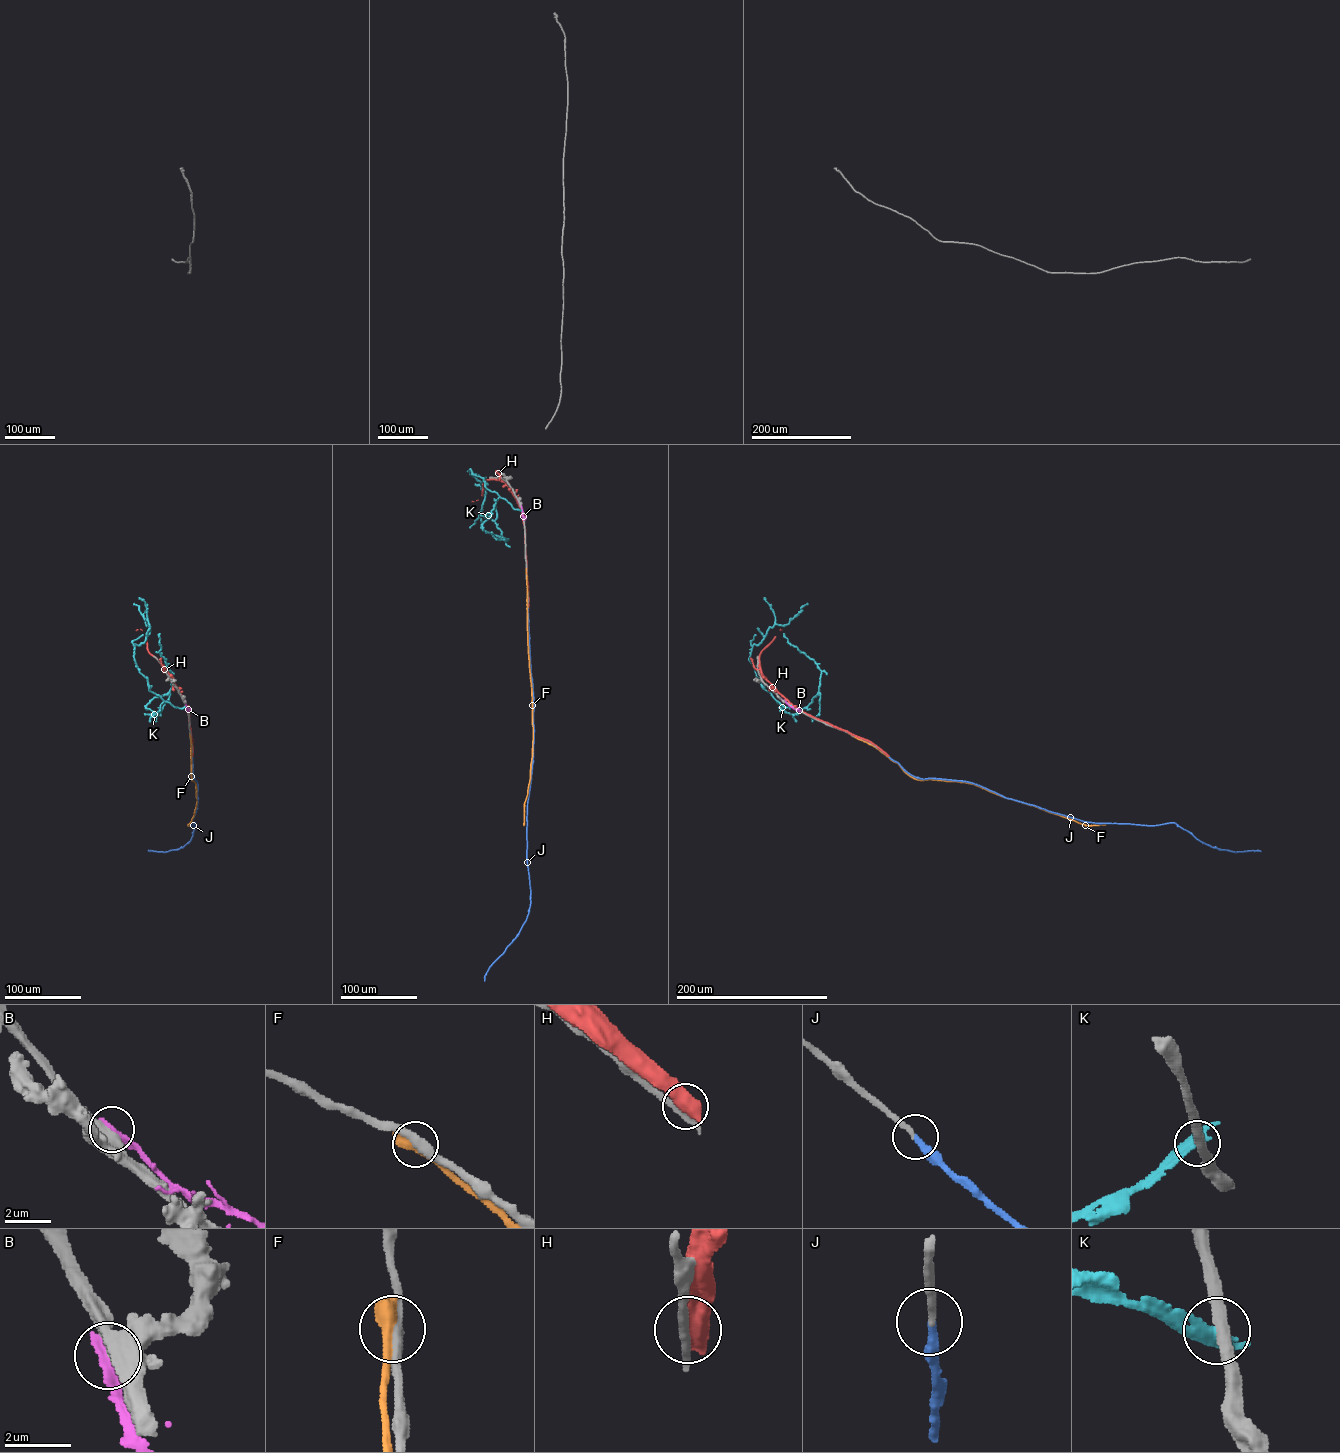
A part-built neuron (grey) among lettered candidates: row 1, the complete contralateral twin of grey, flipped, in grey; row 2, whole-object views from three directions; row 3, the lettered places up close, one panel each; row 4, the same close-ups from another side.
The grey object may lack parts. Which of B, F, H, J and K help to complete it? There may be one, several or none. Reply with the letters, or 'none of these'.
J

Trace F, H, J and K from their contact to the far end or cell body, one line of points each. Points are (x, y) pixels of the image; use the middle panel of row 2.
F: (526, 569), (533, 734), (524, 825)
H: (528, 608), (525, 530), (518, 502), (503, 481), (494, 479), (485, 480), (482, 495), (472, 501)
J: (528, 609), (534, 727), (527, 817), (530, 904), (519, 934), (490, 966), (484, 980)
K: (521, 511), (487, 489), (483, 479), (470, 469), (486, 493), (478, 517), (469, 528)

